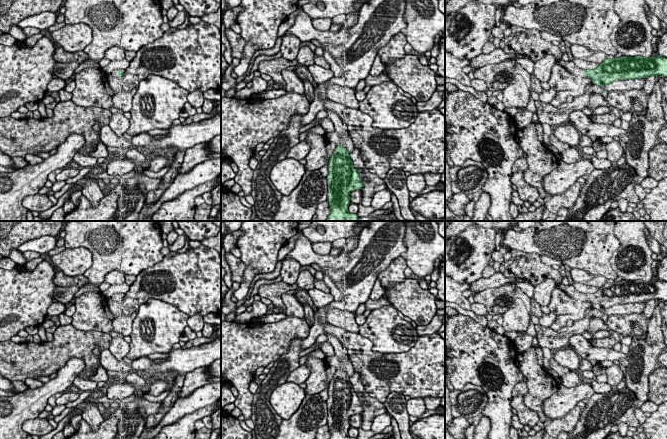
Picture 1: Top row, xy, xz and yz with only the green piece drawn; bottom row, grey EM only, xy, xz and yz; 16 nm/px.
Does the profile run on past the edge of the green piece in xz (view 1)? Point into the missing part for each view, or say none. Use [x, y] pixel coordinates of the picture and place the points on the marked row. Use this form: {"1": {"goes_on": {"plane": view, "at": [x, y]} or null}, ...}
{"1": {"goes_on": null}}

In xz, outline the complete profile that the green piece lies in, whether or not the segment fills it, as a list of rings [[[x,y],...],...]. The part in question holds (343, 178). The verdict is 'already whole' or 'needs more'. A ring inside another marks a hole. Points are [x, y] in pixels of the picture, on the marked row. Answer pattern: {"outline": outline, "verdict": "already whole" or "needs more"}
{"outline": [[[343,144],[336,146],[328,162],[328,195],[330,214],[326,221],[359,221],[349,212],[350,193],[363,187],[360,175]]], "verdict": "already whole"}

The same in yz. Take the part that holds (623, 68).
{"outline": [[[657,55],[645,58],[642,56],[606,58],[595,69],[582,70],[572,61],[555,60],[568,72],[578,77],[588,77],[597,86],[605,86],[616,80],[640,79],[649,76],[667,77],[667,58]]], "verdict": "needs more"}

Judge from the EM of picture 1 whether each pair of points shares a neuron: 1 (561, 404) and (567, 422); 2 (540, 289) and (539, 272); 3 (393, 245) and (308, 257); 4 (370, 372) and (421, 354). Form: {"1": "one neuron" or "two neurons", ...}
{"1": "two neurons", "2": "two neurons", "3": "one neuron", "4": "one neuron"}

